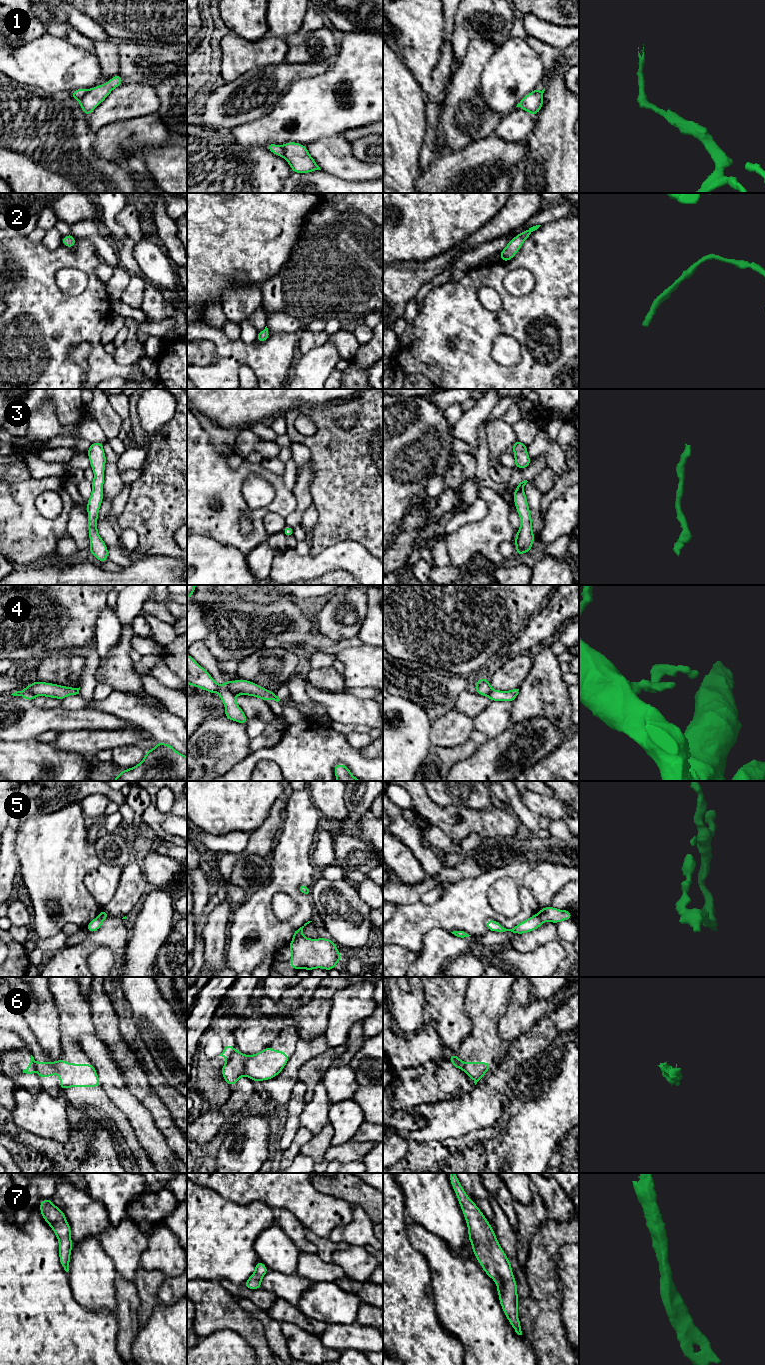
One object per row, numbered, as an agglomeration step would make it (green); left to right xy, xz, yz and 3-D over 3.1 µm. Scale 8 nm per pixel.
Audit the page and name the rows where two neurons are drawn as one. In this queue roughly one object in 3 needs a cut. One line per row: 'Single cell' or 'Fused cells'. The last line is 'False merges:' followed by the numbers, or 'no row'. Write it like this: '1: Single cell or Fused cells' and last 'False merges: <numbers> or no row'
1: Fused cells
2: Single cell
3: Single cell
4: Fused cells
5: Single cell
6: Fused cells
7: Single cell
False merges: 1, 4, 6

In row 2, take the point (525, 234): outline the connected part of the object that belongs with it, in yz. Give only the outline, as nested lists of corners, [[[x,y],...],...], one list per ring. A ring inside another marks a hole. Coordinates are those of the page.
[[[536,225],[527,230],[524,230],[522,233],[516,235],[512,240],[510,240],[510,242],[499,254],[500,260],[505,262],[510,261],[522,247],[523,242],[528,239],[531,233],[537,230],[540,226],[541,225]]]

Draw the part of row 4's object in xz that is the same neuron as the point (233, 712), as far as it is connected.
[[[226,688],[217,692],[225,706],[225,717],[229,720],[246,725],[247,717],[236,702],[235,695]]]

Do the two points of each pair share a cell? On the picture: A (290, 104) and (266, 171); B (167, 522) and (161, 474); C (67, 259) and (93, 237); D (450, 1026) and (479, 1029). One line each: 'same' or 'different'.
A: different
B: same
C: different
D: different

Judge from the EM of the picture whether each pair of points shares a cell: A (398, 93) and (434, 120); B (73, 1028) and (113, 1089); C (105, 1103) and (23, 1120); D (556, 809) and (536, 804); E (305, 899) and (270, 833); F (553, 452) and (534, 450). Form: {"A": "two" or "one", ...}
{"A": "two", "B": "two", "C": "two", "D": "one", "E": "two", "F": "one"}

